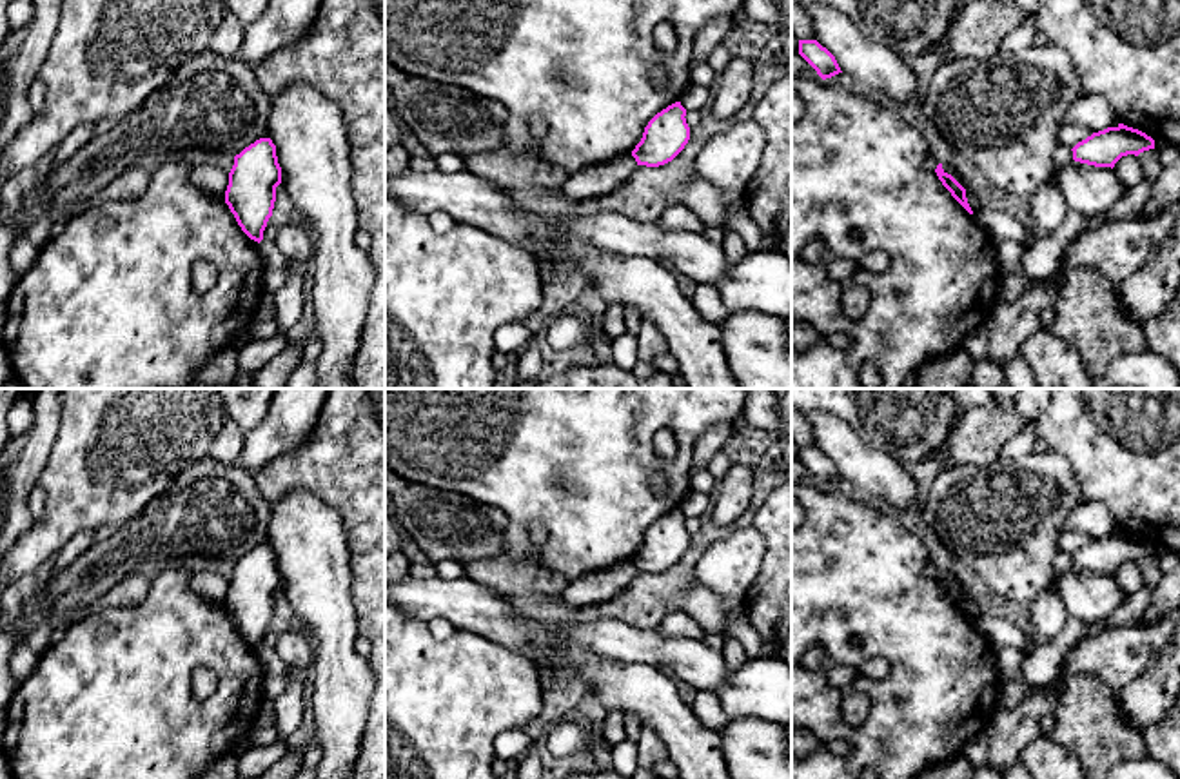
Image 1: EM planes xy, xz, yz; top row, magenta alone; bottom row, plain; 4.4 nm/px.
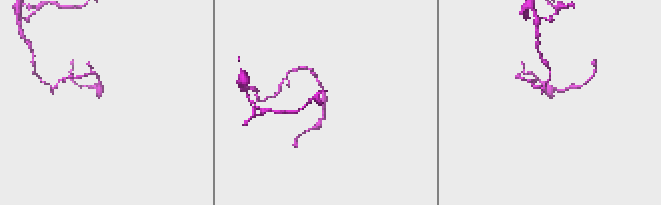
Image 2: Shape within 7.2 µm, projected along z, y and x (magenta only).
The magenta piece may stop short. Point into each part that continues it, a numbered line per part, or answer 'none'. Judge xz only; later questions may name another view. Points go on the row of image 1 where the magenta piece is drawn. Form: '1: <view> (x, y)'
none

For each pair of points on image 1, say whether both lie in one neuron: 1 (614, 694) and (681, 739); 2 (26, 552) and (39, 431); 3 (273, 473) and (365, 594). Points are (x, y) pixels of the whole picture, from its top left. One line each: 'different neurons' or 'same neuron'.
1: same neuron
2: different neurons
3: same neuron

